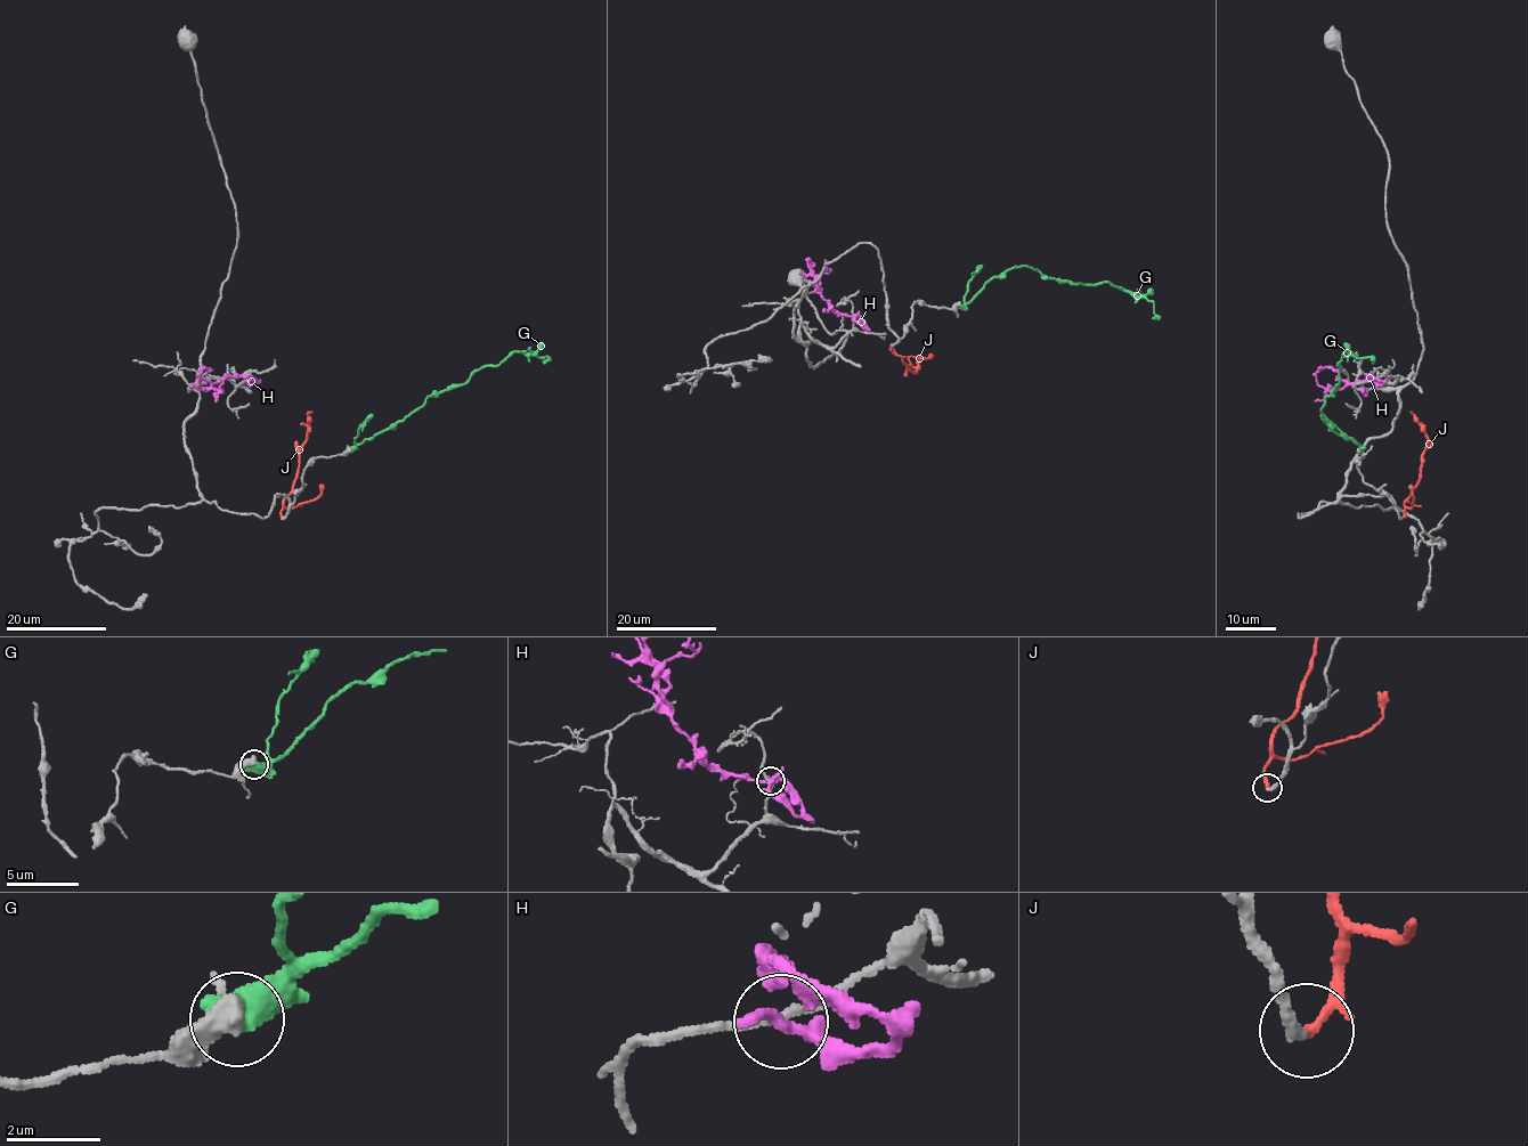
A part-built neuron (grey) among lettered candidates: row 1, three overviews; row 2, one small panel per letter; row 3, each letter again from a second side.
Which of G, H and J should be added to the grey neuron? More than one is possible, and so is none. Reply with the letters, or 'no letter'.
J

